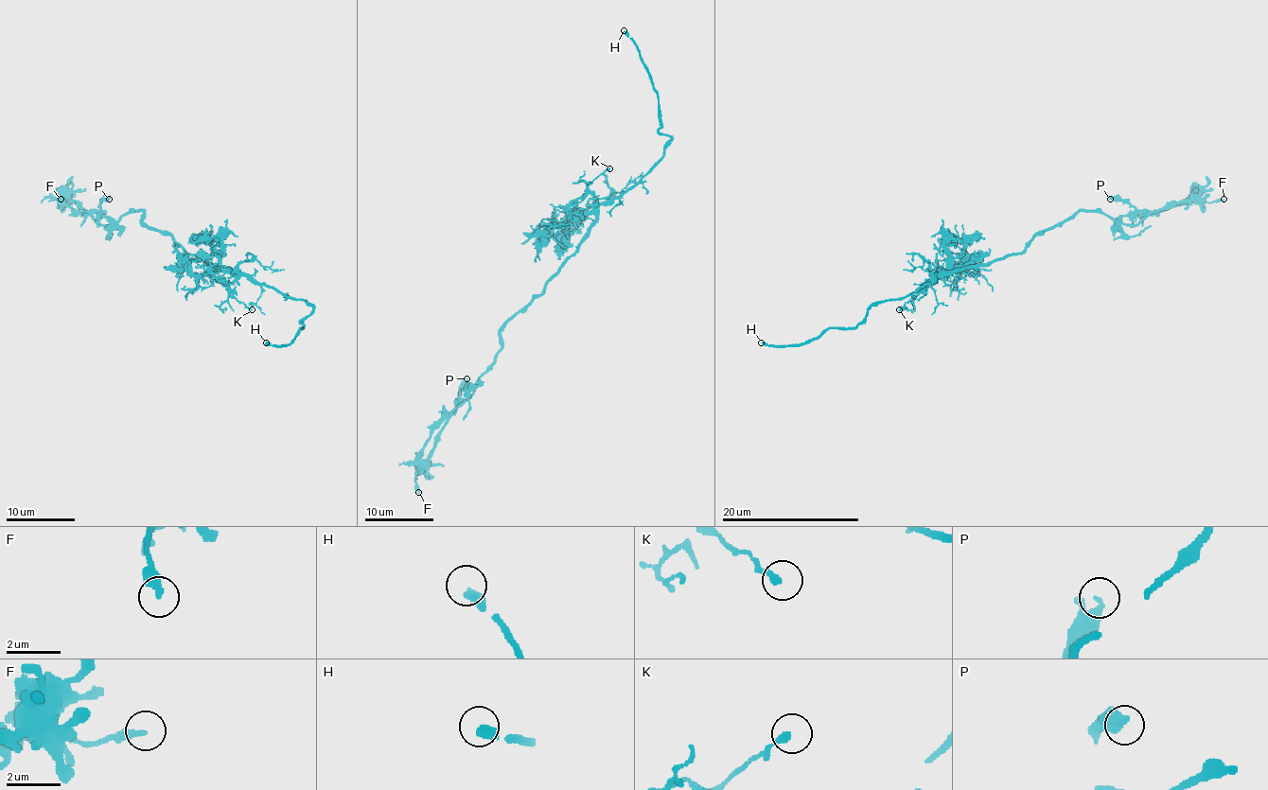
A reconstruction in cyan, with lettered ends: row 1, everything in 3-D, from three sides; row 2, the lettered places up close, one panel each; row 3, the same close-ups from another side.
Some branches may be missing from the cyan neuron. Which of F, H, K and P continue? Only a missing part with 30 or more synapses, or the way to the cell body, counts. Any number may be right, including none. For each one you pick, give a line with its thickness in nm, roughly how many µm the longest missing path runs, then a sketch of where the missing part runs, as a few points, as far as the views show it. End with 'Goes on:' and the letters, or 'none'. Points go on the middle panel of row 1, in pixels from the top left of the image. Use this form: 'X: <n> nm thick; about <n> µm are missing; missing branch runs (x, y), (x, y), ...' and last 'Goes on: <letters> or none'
H: 360 nm thick; about 25 µm are missing
Goes on: H

